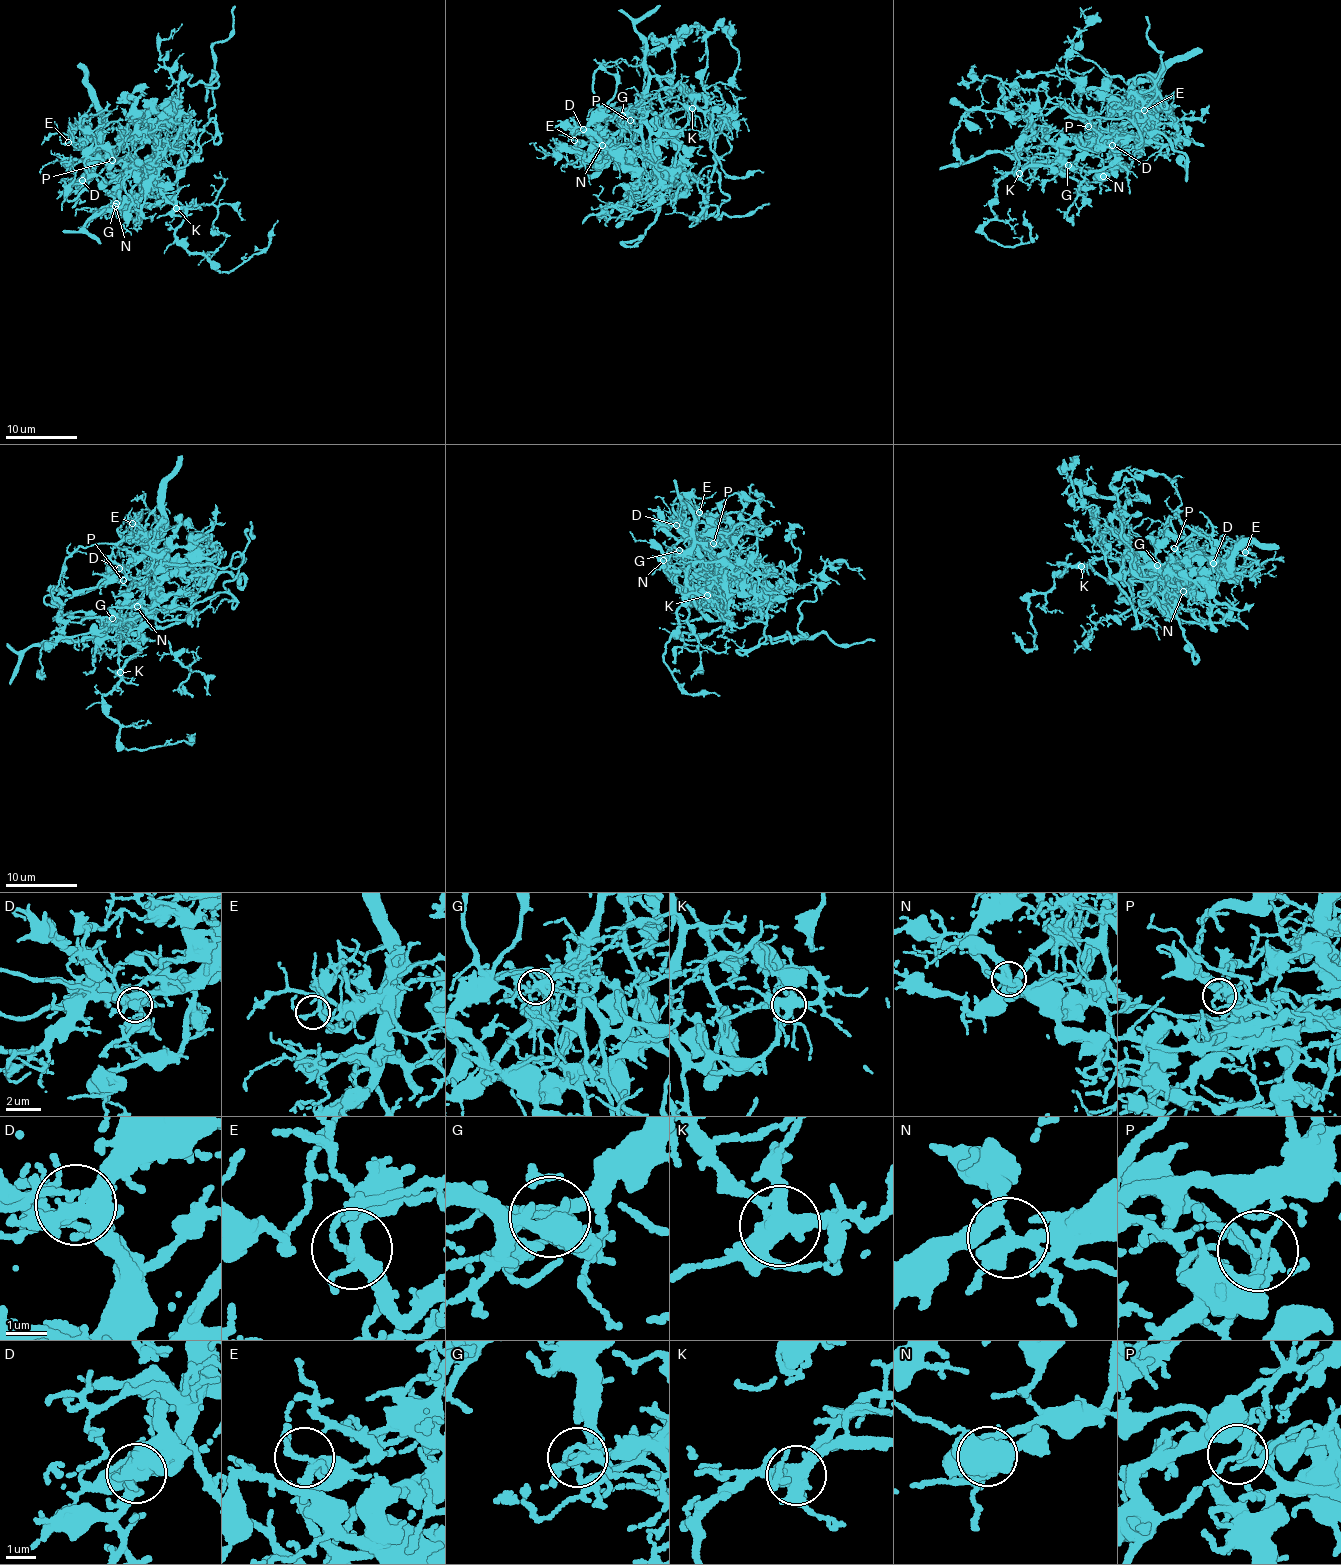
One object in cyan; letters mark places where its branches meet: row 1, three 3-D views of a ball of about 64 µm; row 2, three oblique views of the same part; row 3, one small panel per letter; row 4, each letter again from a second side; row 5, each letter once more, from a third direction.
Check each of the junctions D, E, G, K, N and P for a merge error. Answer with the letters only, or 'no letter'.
G, K, N, P

